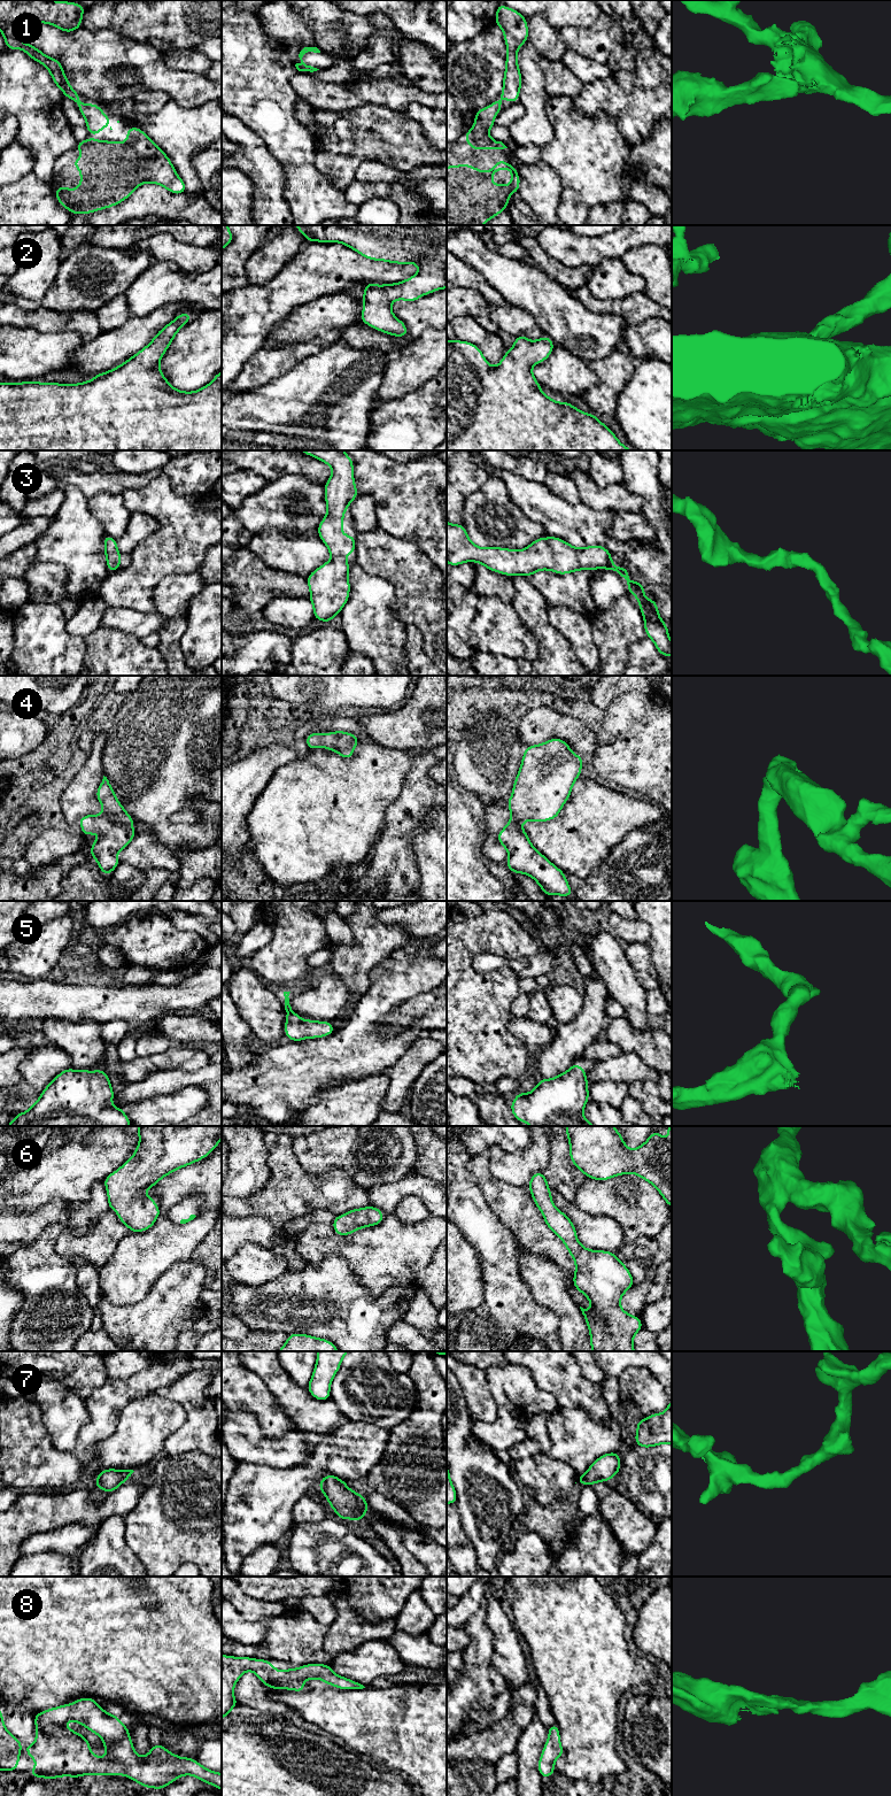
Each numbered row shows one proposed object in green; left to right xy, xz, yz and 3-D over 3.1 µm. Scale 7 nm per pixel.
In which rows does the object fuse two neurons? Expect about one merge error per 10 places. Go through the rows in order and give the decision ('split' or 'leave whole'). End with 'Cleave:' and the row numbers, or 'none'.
1: leave whole
2: leave whole
3: leave whole
4: leave whole
5: leave whole
6: leave whole
7: leave whole
8: leave whole
Cleave: none

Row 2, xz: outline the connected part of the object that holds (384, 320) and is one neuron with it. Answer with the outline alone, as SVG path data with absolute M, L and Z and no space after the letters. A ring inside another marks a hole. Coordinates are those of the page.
M295 225L296 229L307 237L305 242L341 242L350 247L362 256L373 261L386 261L389 263L406 264L413 263L419 267L419 271L400 283L382 284L365 283L366 287L363 293L363 311L361 322L372 326L374 330L388 333L393 337L406 337L408 327L392 311L390 305L400 299L414 302L417 299L433 293L436 290L447 288L447 225Z

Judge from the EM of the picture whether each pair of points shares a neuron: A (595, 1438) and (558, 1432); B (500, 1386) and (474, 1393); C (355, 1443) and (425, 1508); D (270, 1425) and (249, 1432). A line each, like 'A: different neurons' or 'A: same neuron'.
A: same neuron
B: different neurons
C: different neurons
D: different neurons

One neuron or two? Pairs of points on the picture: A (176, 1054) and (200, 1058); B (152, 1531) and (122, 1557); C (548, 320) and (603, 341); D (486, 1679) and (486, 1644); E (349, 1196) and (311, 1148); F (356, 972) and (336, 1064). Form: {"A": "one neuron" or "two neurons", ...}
{"A": "one neuron", "B": "two neurons", "C": "one neuron", "D": "one neuron", "E": "two neurons", "F": "two neurons"}

